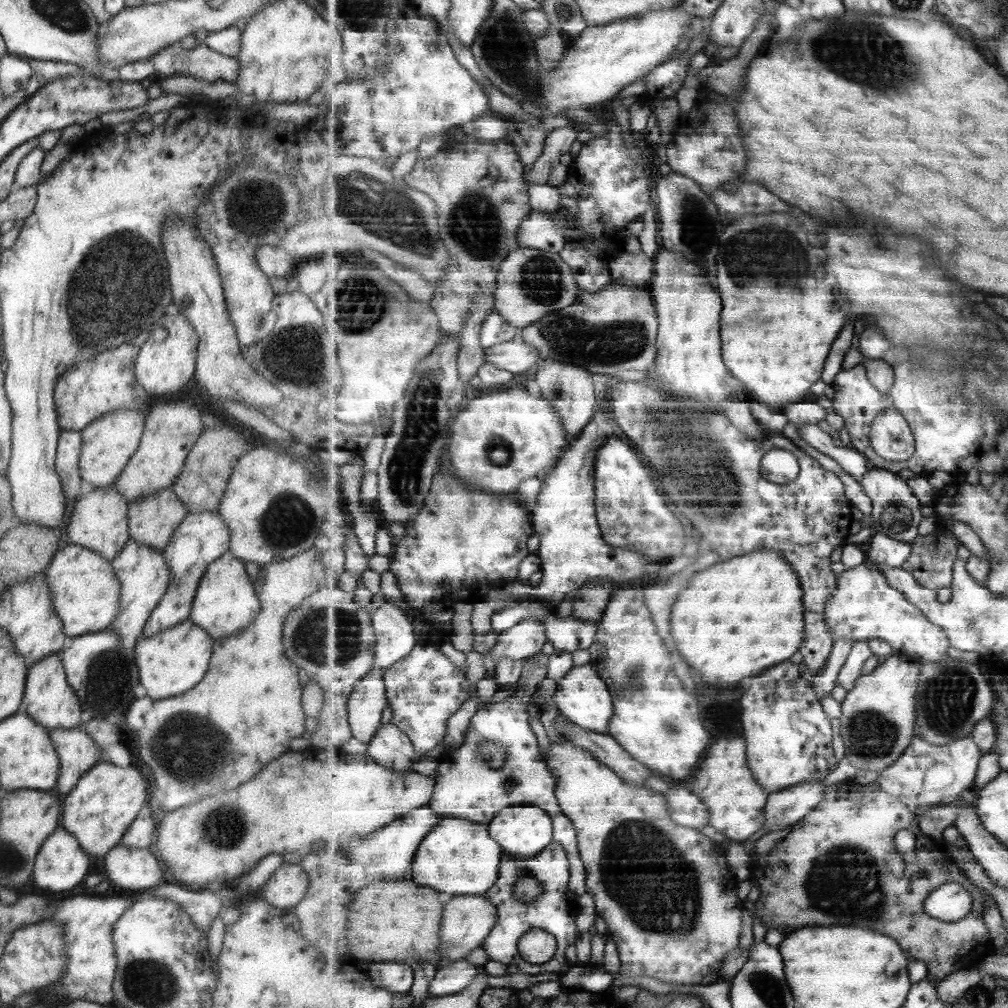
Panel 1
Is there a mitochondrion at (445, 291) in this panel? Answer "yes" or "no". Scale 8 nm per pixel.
no

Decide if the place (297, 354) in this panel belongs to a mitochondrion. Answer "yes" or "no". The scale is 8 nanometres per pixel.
yes

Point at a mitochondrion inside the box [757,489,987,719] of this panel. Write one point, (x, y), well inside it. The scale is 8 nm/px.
(893, 516)

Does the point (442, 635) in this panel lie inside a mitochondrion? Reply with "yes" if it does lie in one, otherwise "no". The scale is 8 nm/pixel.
no

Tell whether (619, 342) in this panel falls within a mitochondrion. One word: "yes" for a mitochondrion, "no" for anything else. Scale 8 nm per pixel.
yes

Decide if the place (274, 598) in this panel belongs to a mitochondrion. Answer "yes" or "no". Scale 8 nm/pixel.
no

